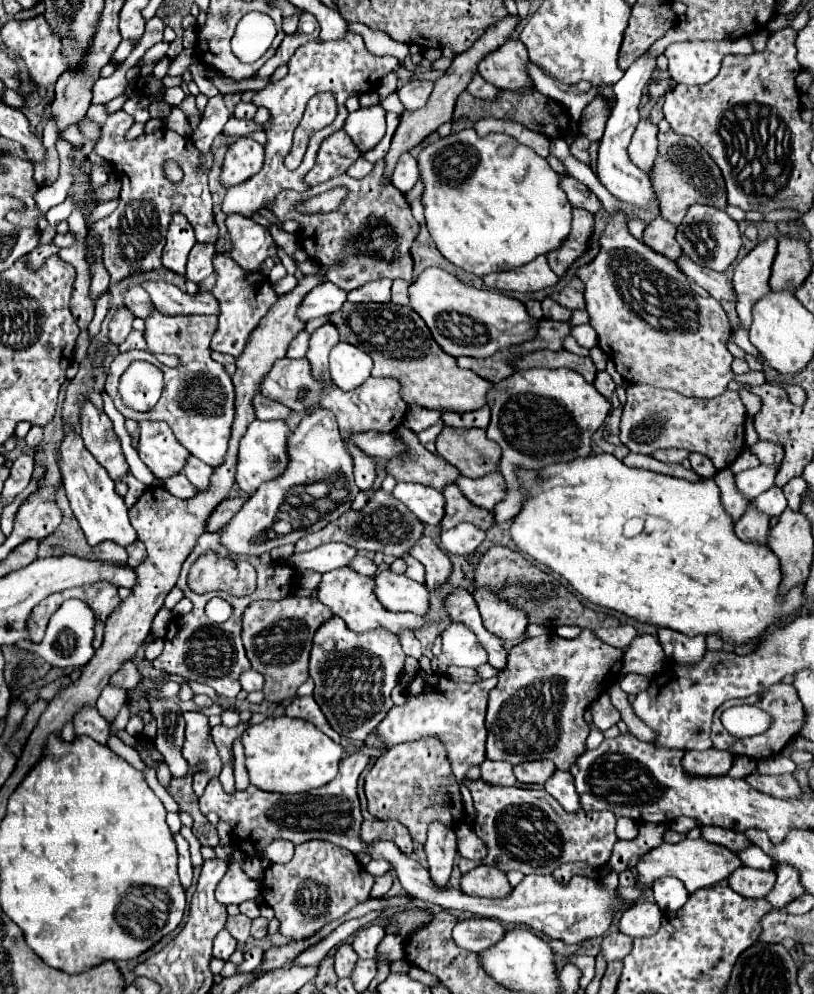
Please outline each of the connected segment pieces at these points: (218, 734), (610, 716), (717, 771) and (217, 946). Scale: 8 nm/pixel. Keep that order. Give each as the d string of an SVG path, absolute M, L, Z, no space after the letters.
M240 721L240 723L238 723L236 727L232 727L232 729L228 729L228 727L224 727L224 725L218 725L218 727L212 729L212 739L214 739L214 743L216 743L218 751L220 751L222 763L230 763L230 765L234 767L232 745L234 745L234 741L236 741L238 737L242 737L242 733L244 733L248 727L250 727L250 723Z
M600 695L592 703L592 713L594 713L594 725L600 731L606 731L606 729L610 729L612 725L616 725L620 721L620 713L610 705L608 695Z
M686 751L682 767L688 775L726 775L732 767L732 755L728 751Z
M224 929L220 931L220 935L214 939L214 957L228 961L228 957L236 951L236 939Z

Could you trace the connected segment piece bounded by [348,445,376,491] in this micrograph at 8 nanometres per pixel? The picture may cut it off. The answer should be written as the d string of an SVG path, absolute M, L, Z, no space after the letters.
M348 445L348 451L356 461L356 485L362 491L368 491L376 479L376 461L356 445Z

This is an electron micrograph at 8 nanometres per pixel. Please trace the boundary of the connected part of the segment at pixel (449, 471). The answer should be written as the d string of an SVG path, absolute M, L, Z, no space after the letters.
M402 427L402 433L398 437L406 439L406 445L410 451L402 457L394 457L388 461L388 473L396 477L396 481L408 481L408 483L420 483L434 487L436 491L444 491L446 485L456 483L460 477L460 471L446 463L440 455L432 455L412 433L410 429Z

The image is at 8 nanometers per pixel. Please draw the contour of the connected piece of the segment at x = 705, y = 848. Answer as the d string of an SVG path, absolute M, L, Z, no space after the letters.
M684 839L682 843L676 843L676 845L664 843L662 847L650 851L636 865L636 871L638 871L640 879L644 881L642 889L648 889L654 879L672 875L672 877L680 879L690 893L694 893L696 889L718 885L728 875L732 875L738 867L742 867L742 861L738 859L738 855L734 851L730 851L726 847L720 847L720 845L714 845L714 843L708 843L704 839L696 839L696 841L694 839Z

